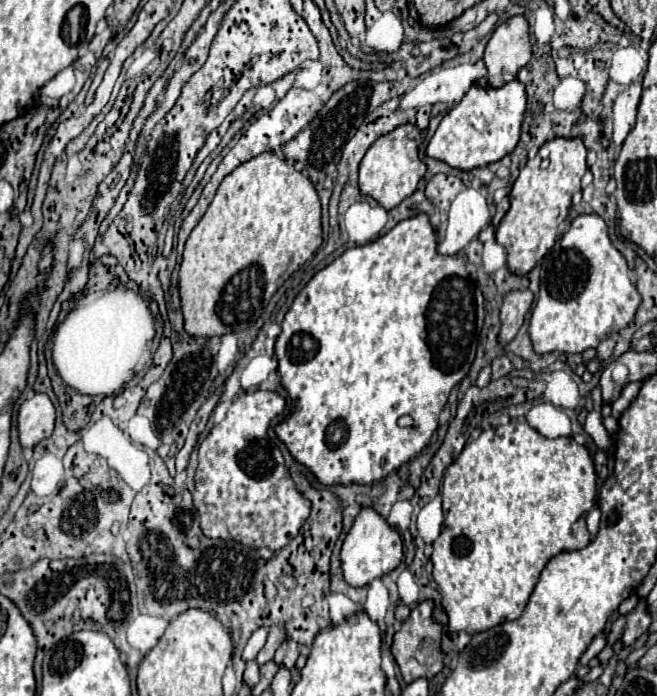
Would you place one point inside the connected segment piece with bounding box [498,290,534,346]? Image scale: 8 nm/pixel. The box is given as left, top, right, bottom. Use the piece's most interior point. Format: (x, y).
(516, 304)

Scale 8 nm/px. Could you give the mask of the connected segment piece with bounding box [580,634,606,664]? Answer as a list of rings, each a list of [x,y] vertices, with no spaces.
[[[606,634],[596,636],[596,638],[592,640],[592,644],[588,646],[588,650],[582,654],[580,664],[588,664],[592,658],[596,658],[596,656],[598,656],[598,654],[604,650],[604,646],[606,646]]]

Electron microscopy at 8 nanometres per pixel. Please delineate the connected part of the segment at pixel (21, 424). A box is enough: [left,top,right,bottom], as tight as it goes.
[18,394,56,448]

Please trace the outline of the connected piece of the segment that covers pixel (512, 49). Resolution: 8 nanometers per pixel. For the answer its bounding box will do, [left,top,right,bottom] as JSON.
[484,16,532,88]

